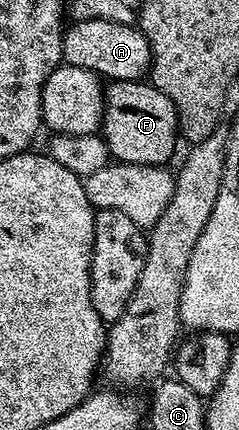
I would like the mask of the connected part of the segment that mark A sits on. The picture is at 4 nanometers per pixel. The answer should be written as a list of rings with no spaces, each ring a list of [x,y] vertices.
[[[77,20],[64,29],[63,63],[82,66],[105,81],[138,80],[149,75],[152,66],[150,42],[139,27],[109,20]]]

